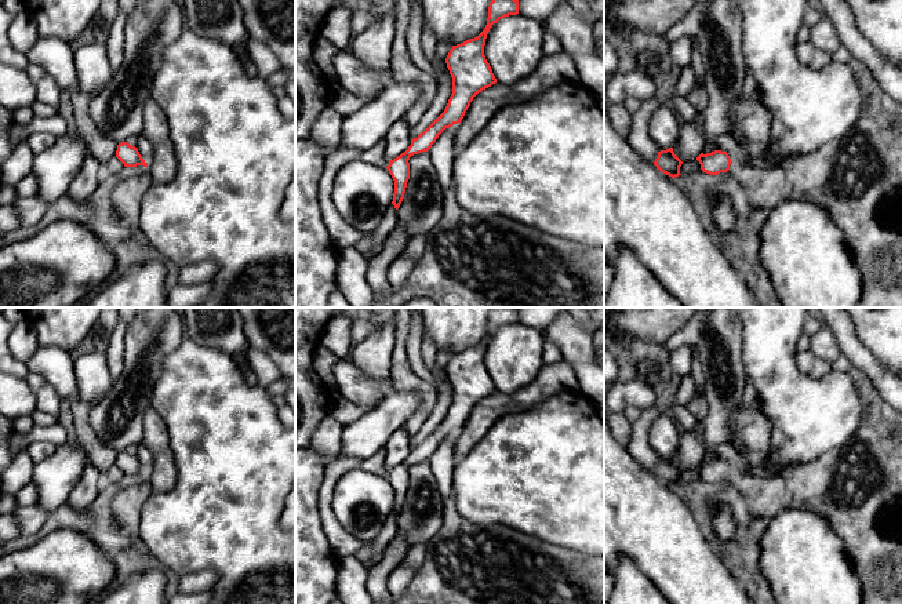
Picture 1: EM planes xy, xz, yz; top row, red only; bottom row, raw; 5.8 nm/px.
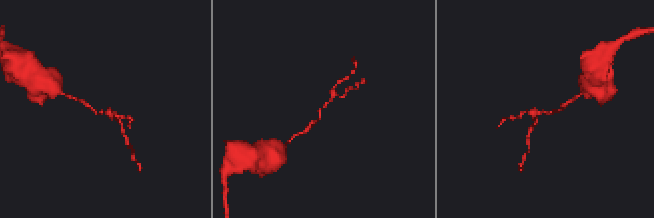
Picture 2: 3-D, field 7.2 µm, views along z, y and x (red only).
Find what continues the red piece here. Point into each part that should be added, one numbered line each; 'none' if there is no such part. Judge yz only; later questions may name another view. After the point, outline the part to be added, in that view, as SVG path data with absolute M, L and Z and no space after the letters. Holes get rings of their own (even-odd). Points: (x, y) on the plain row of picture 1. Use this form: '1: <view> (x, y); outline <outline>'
none

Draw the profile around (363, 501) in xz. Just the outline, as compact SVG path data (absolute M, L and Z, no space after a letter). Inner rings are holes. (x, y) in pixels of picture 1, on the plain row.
M357 467L338 480L332 512L349 534L367 543L379 535L393 502L394 490L386 476Z

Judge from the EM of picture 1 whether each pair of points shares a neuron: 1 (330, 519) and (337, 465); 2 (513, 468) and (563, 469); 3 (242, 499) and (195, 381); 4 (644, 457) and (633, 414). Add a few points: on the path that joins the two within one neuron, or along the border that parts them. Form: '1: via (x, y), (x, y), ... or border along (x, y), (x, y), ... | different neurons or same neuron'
1: via (327, 505), (330, 479) | same neuron
2: via (526, 469), (550, 469) | same neuron
3: via (233, 470), (233, 455), (228, 440), (208, 410) | same neuron
4: border along (642, 411), (630, 422) | different neurons

